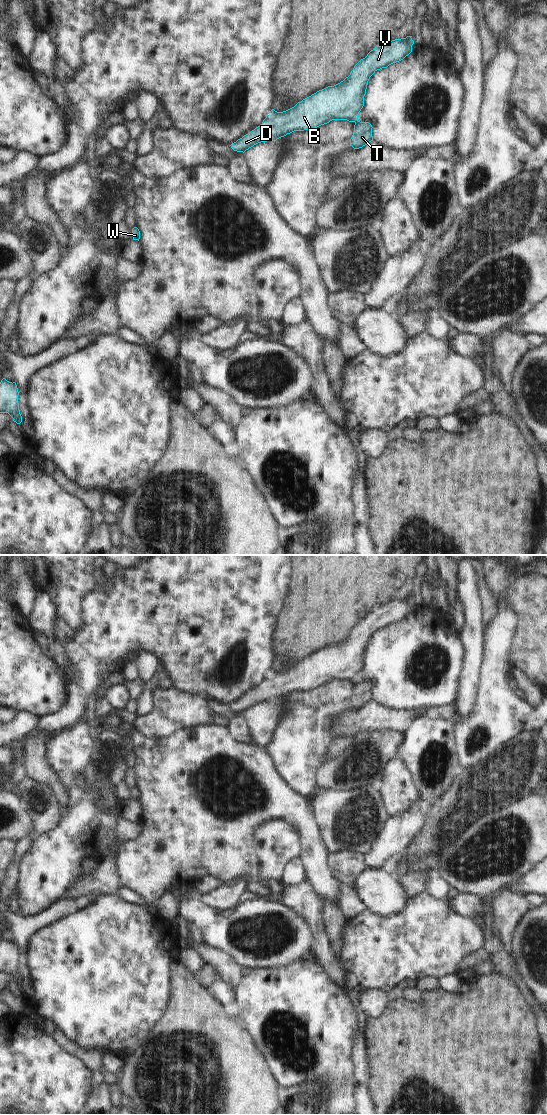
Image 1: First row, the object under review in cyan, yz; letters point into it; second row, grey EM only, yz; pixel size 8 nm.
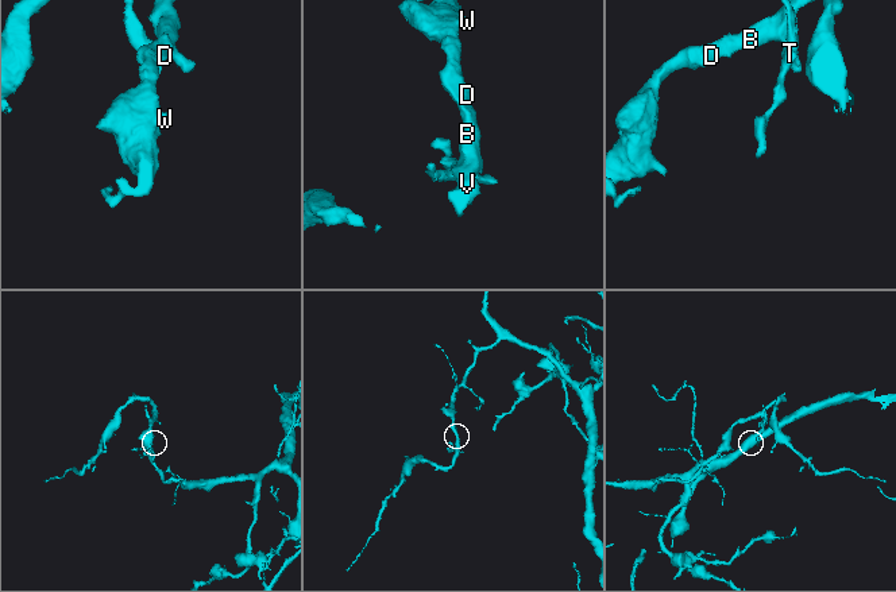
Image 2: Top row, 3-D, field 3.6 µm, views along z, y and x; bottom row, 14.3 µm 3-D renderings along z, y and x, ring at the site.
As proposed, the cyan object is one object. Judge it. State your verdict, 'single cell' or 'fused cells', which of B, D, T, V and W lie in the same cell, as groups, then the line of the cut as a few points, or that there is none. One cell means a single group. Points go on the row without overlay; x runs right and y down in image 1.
fused cells | B D V W / T | yz (357, 679), (355, 682)

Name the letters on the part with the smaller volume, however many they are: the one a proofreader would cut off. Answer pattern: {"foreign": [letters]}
{"foreign": ["T"]}

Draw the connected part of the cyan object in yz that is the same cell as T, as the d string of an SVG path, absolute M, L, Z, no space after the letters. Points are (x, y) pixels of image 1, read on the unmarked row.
M356 681L354 685L354 692L350 699L350 705L354 709L359 709L373 701L372 685L369 682Z

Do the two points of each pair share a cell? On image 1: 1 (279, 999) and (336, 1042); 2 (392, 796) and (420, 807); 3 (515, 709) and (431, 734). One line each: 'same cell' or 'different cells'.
1: same cell
2: different cells
3: different cells

